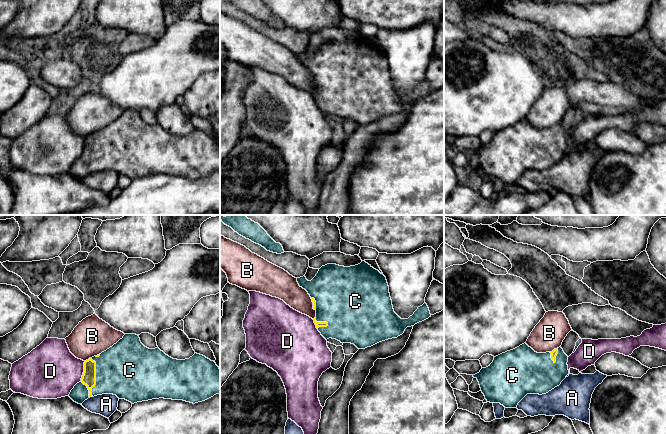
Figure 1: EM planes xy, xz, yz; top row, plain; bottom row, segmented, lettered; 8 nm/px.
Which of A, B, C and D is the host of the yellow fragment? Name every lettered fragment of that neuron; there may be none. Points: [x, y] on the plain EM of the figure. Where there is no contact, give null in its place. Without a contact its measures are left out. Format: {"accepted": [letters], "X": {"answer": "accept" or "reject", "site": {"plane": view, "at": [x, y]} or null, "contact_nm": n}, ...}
{"accepted": ["C"], "A": {"answer": "reject", "site": {"plane": "xy", "at": [90, 172]}, "contact_nm": 40}, "B": {"answer": "reject", "site": {"plane": "yz", "at": [554, 125]}, "contact_nm": 80}, "C": {"answer": "accept", "site": {"plane": "xy", "at": [95, 153]}, "contact_nm": 300}, "D": {"answer": "reject", "site": {"plane": "xy", "at": [84, 147]}, "contact_nm": 170}}

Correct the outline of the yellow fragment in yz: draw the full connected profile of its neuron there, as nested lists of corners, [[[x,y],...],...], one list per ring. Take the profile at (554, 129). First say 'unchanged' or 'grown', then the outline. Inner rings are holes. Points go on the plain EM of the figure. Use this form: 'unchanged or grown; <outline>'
grown; [[[526,119],[494,133],[493,138],[473,151],[479,158],[487,178],[500,179],[505,184],[516,184],[527,170],[546,170],[569,150],[568,132],[561,123],[552,128],[537,129]]]

